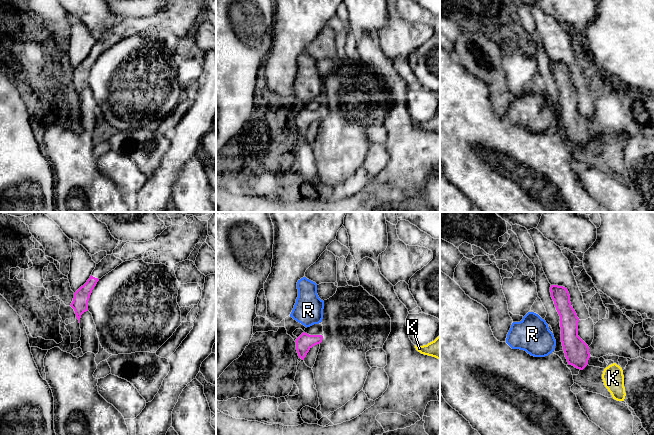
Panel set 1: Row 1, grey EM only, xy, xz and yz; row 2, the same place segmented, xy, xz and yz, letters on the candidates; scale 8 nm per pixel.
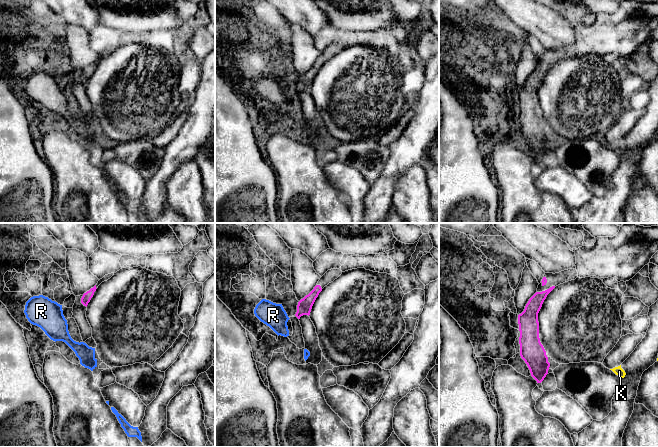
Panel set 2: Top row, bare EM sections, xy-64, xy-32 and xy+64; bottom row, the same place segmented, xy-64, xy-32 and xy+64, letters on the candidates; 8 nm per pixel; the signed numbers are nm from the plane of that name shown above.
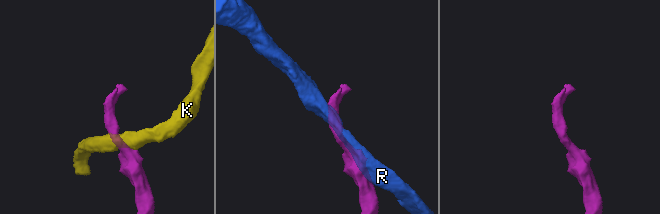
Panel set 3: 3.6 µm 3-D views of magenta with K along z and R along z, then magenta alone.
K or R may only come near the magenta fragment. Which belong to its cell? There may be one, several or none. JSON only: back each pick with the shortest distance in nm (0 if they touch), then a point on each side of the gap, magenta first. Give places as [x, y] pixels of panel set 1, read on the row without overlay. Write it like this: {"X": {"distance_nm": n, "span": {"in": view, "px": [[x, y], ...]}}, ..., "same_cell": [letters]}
{"same_cell": []}

